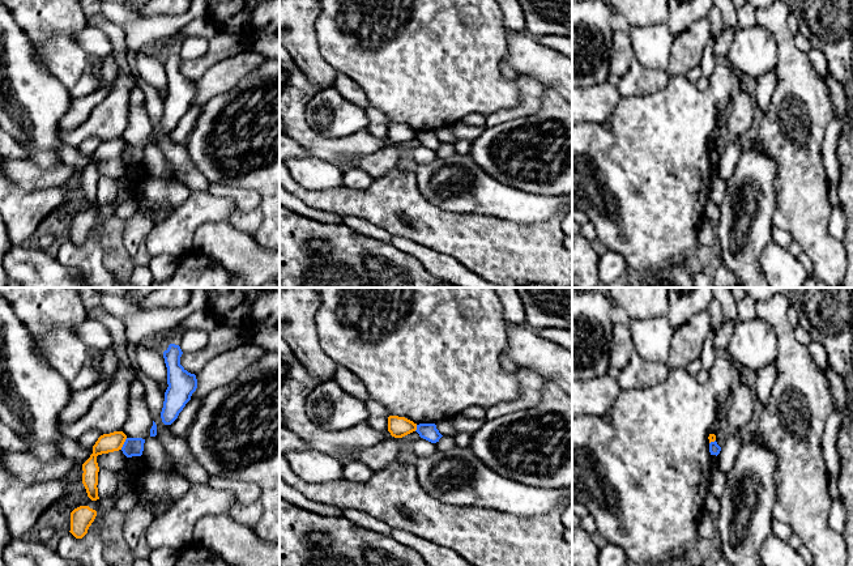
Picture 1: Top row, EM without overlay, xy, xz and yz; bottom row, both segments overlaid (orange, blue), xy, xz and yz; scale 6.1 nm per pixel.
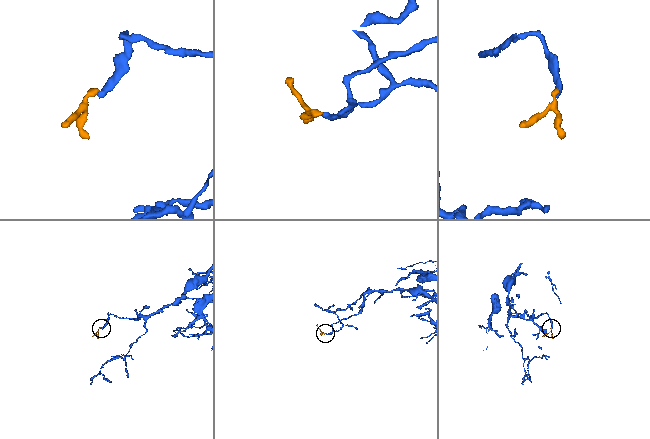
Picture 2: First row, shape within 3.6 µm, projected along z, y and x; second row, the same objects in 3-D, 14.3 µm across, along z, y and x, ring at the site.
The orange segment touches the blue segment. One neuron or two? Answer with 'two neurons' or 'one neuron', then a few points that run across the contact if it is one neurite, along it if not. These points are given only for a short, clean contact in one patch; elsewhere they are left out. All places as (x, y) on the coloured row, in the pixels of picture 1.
two neurons; line xy (127, 438), (120, 449)

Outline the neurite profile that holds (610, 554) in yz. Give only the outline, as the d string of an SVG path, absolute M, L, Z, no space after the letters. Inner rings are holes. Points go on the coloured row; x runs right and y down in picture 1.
M607 542L598 552L598 566L630 566L630 562L620 546Z

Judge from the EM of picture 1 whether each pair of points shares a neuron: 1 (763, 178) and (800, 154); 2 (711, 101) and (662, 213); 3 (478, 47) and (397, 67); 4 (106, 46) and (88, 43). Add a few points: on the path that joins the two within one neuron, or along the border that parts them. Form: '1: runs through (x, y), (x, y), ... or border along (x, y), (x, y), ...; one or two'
1: border along (758, 145), (775, 164), (776, 201); two
2: runs through (683, 128), (662, 149), (662, 186); one
3: runs through (459, 47), (417, 47); one
4: runs through (102, 46), (92, 43); one

